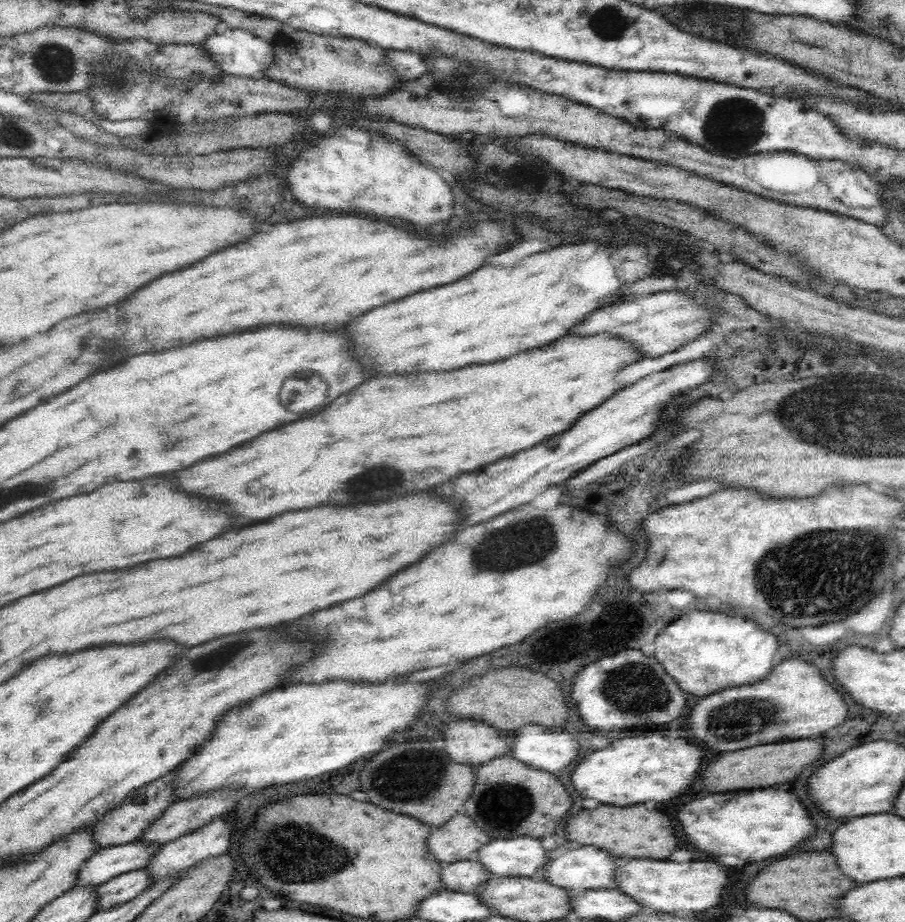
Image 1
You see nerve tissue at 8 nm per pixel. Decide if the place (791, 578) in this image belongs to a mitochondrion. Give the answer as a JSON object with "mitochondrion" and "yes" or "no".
{"mitochondrion":"yes"}

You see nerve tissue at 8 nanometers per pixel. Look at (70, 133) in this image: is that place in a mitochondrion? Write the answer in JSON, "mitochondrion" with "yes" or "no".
{"mitochondrion":"no"}

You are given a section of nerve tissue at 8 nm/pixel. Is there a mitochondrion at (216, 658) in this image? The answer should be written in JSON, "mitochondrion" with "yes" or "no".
{"mitochondrion":"yes"}

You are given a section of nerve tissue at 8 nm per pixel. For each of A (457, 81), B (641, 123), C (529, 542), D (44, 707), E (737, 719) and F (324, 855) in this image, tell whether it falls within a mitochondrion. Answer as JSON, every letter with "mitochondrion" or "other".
{"A":"mitochondrion","B":"other","C":"mitochondrion","D":"mitochondrion","E":"mitochondrion","F":"mitochondrion"}

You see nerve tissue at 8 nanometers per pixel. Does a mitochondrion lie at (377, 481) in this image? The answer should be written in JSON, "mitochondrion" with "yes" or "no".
{"mitochondrion":"yes"}

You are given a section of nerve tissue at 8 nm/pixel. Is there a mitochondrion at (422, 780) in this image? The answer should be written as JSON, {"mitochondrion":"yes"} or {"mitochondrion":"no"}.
{"mitochondrion":"yes"}

